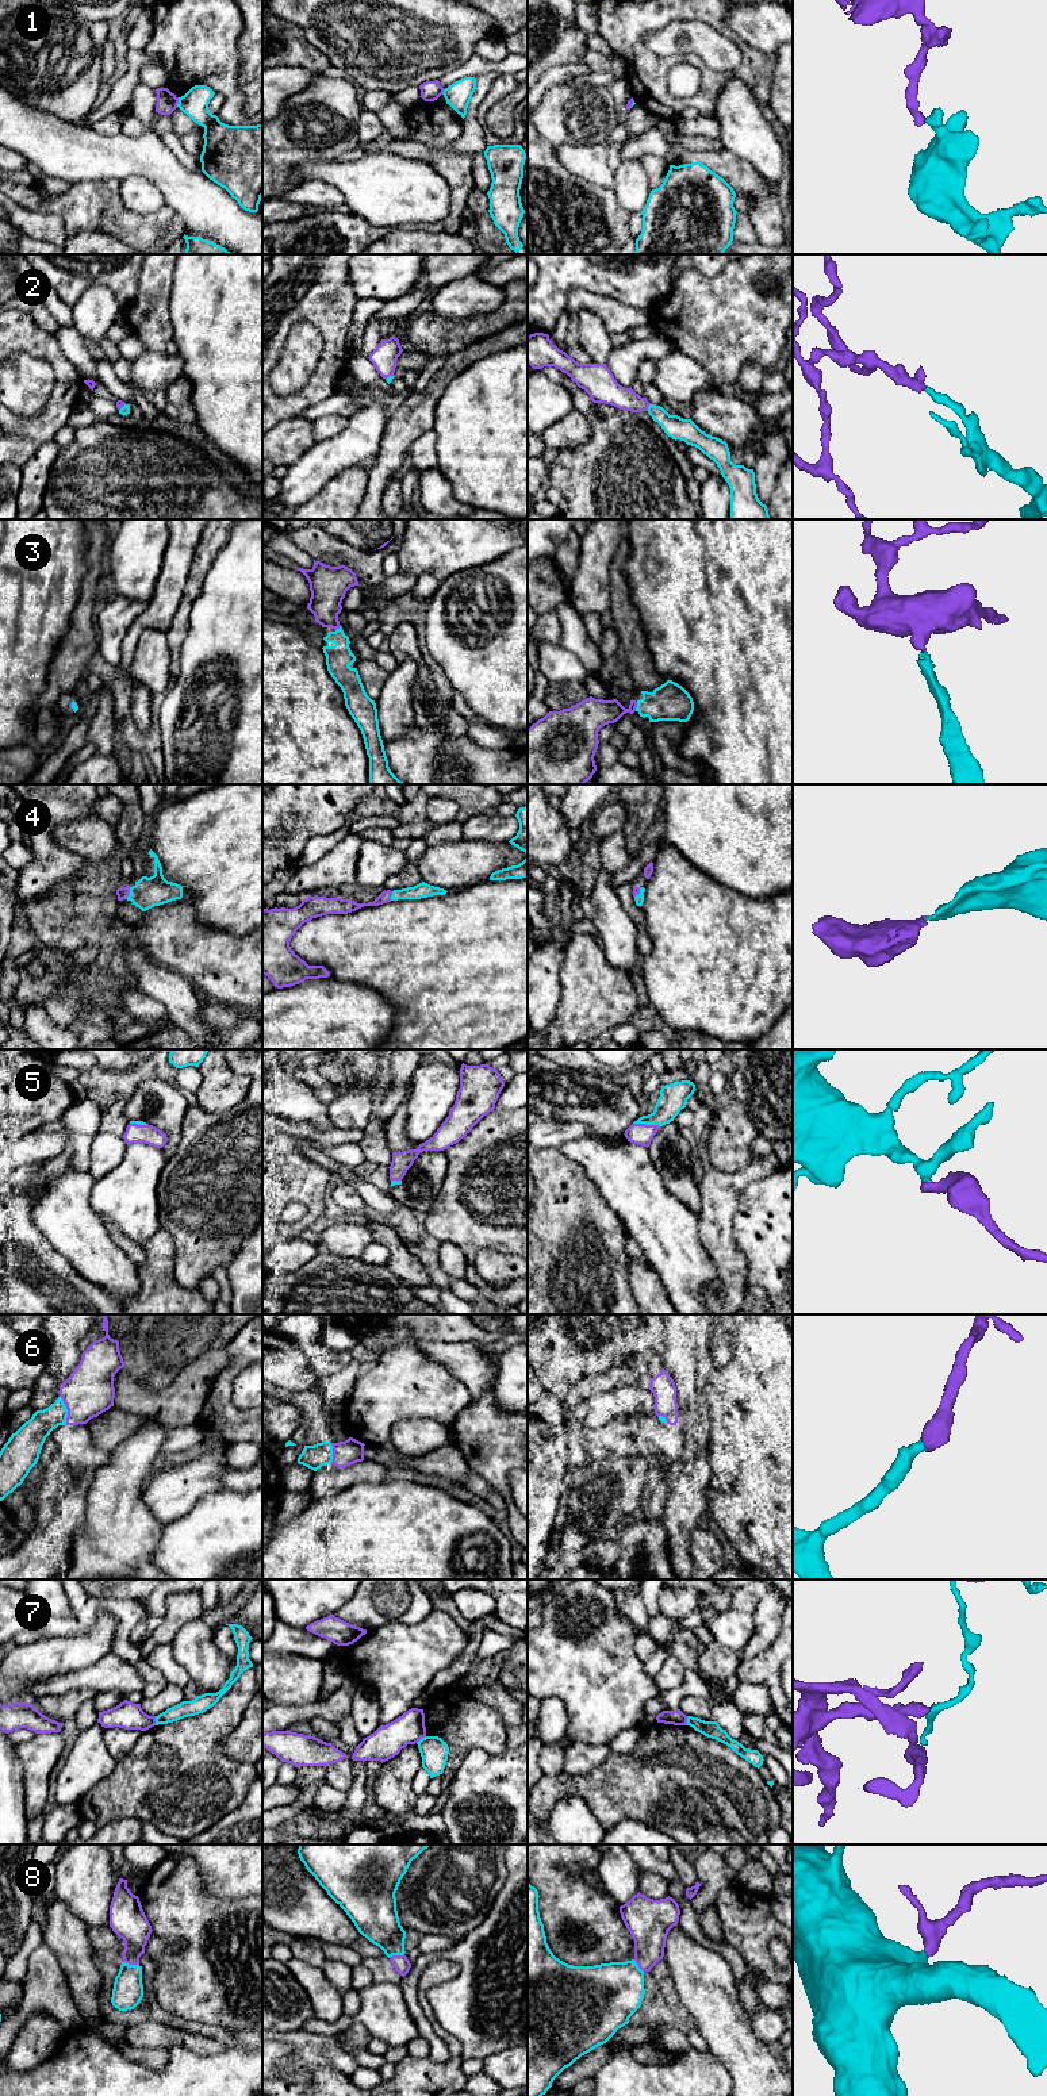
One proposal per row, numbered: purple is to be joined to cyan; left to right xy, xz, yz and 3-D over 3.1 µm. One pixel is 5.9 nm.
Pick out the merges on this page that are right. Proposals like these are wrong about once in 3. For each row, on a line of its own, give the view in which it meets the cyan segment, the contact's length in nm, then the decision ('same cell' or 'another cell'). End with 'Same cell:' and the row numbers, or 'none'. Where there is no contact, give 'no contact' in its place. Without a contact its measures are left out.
1: xy | 60 nm | another cell
2: yz | 50 nm | same cell
3: yz | 60 nm | same cell
4: xy | 80 nm | same cell
5: yz | 170 nm | same cell
6: xy | 190 nm | same cell
7: xy | 60 nm | another cell
8: xy | 100 nm | same cell
Same cell: 2, 3, 4, 5, 6, 8

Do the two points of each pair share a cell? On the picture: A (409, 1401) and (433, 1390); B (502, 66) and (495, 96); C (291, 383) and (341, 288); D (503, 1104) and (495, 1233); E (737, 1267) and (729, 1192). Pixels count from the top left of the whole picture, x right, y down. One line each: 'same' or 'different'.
A: same
B: different
C: different
D: different
E: same

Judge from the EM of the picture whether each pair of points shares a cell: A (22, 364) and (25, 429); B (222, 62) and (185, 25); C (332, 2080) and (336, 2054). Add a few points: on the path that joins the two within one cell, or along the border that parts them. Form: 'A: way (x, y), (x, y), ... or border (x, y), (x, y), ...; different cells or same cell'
A: border (49, 395), (46, 406), (38, 414), (14, 413); different cells
B: way (213, 53), (195, 34); same cell
C: border (328, 2037), (325, 2056), (333, 2066), (348, 2076); different cells

